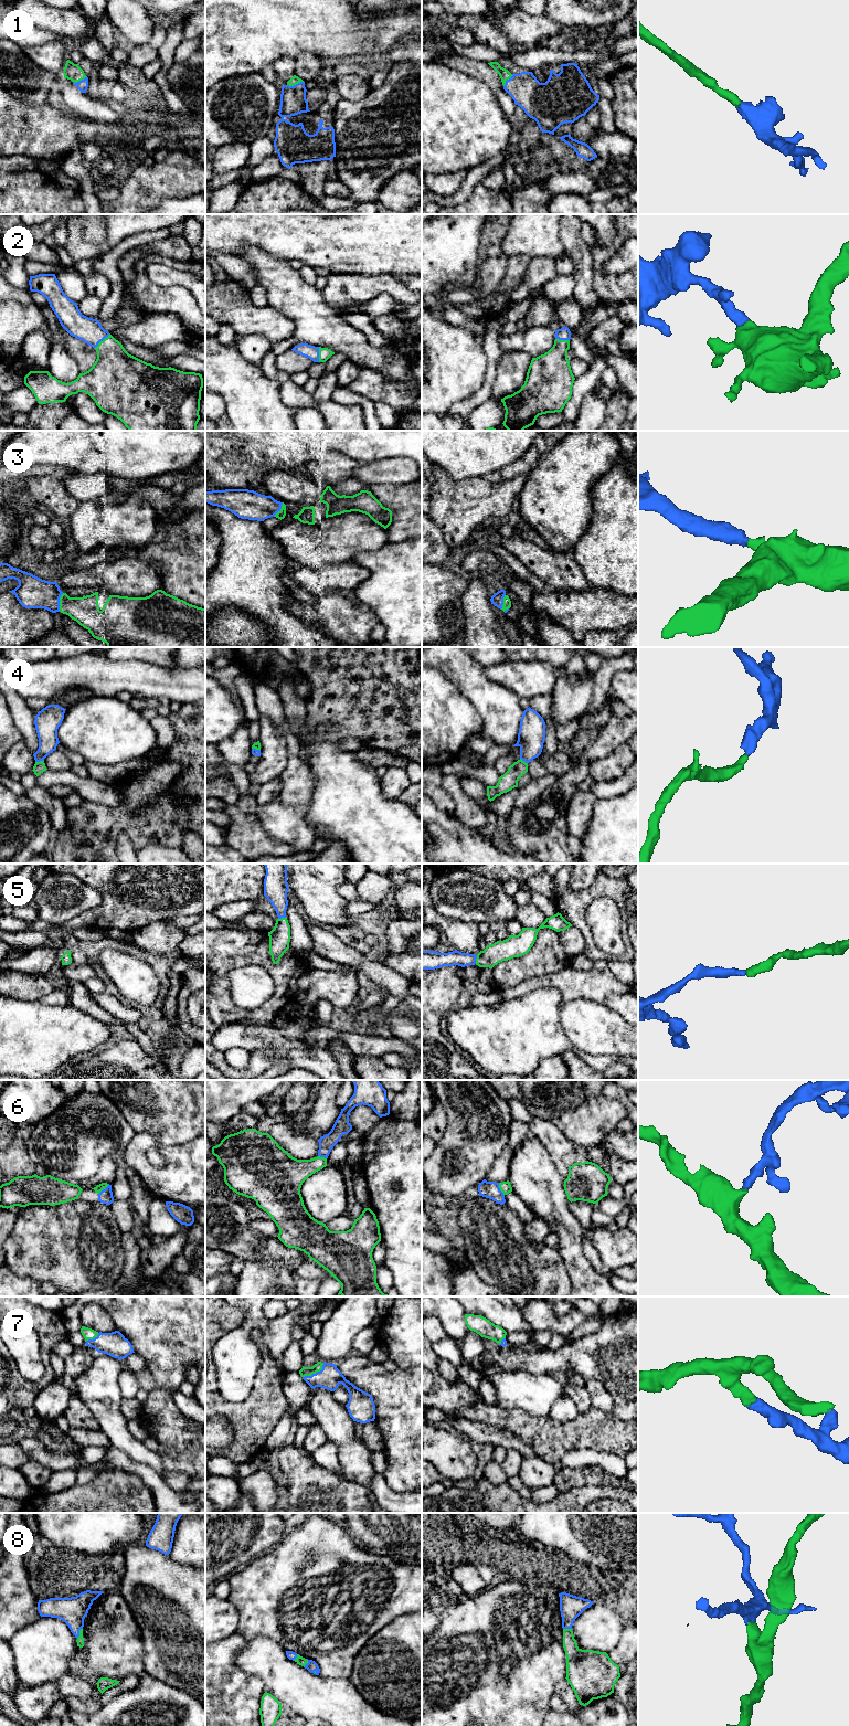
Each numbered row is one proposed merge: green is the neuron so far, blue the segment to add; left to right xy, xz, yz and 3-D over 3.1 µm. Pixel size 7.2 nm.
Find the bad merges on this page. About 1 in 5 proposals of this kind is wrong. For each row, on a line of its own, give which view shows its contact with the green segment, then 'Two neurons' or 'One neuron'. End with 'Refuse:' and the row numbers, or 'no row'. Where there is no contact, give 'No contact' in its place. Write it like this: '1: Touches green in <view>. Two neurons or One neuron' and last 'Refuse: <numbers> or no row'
1: Touches green in xz. One neuron
2: Touches green in xy. One neuron
3: Touches green in xy. One neuron
4: Touches green in xy. One neuron
5: Touches green in yz. One neuron
6: Touches green in yz. One neuron
7: Touches green in xz. One neuron
8: Touches green in xy. One neuron
Refuse: no row

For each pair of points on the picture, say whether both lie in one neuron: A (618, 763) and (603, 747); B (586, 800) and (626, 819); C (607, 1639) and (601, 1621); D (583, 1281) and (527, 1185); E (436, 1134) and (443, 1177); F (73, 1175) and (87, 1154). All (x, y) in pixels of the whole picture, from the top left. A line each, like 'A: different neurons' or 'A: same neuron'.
A: different neurons
B: different neurons
C: same neuron
D: same neuron
E: different neurons
F: same neuron

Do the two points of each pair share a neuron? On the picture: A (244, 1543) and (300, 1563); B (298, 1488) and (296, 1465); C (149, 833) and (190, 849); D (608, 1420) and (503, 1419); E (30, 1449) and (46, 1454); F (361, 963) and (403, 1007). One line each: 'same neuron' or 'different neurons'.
A: different neurons
B: same neuron
C: different neurons
D: same neuron
E: same neuron
F: same neuron

